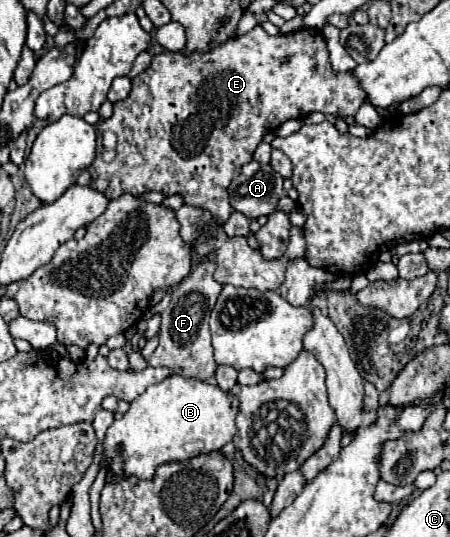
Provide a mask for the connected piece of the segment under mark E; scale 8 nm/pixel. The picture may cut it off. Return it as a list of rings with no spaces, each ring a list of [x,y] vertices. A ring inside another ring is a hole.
[[[255,26],[251,32],[247,32],[245,36],[239,36],[239,38],[229,38],[223,46],[219,48],[213,48],[213,50],[207,50],[207,52],[163,52],[159,56],[153,58],[151,66],[141,72],[137,78],[133,78],[133,90],[129,94],[127,100],[123,102],[117,102],[113,104],[113,116],[109,120],[101,120],[99,126],[97,126],[97,156],[93,160],[93,164],[87,168],[89,174],[91,174],[91,186],[105,194],[109,200],[115,200],[119,198],[121,194],[131,194],[131,196],[141,196],[143,192],[151,192],[151,190],[157,190],[157,192],[163,192],[165,196],[175,196],[179,194],[185,204],[191,204],[191,206],[199,206],[199,208],[205,208],[209,210],[211,214],[215,214],[219,218],[219,222],[225,222],[235,210],[233,206],[229,204],[229,194],[227,194],[227,188],[231,184],[231,180],[241,172],[241,166],[245,166],[247,162],[251,162],[251,154],[253,150],[257,148],[257,144],[263,140],[263,136],[267,132],[273,132],[277,130],[285,120],[291,120],[291,118],[299,118],[303,120],[305,116],[309,116],[311,112],[323,112],[323,114],[333,114],[333,116],[355,116],[359,106],[365,102],[365,94],[363,90],[359,90],[359,86],[355,86],[355,78],[351,78],[349,72],[345,74],[335,74],[331,64],[329,64],[329,52],[327,52],[327,44],[325,44],[325,38],[319,30],[297,30],[297,32],[291,32],[291,34],[283,34],[283,36],[269,36],[261,26]],[[283,56],[289,56],[289,64],[283,64],[281,58]],[[103,132],[115,132],[117,134],[117,148],[115,148],[115,158],[111,162],[105,162],[101,158],[101,152],[103,152]],[[135,154],[141,154],[141,162],[133,162],[131,156]]]

